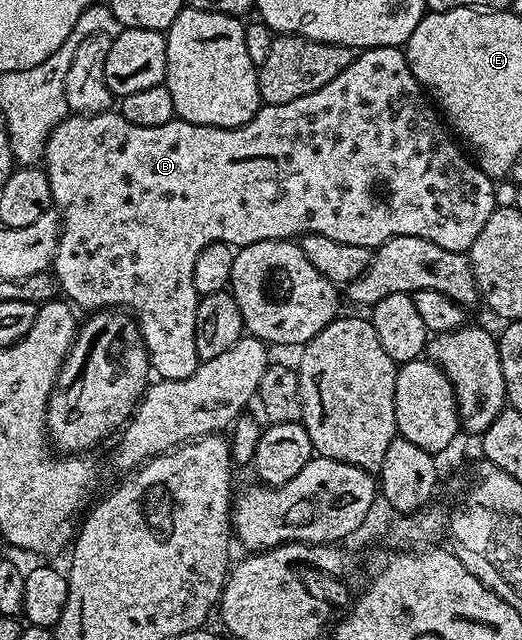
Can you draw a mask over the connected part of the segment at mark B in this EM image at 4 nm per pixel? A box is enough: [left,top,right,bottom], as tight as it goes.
[43,46,499,380]

